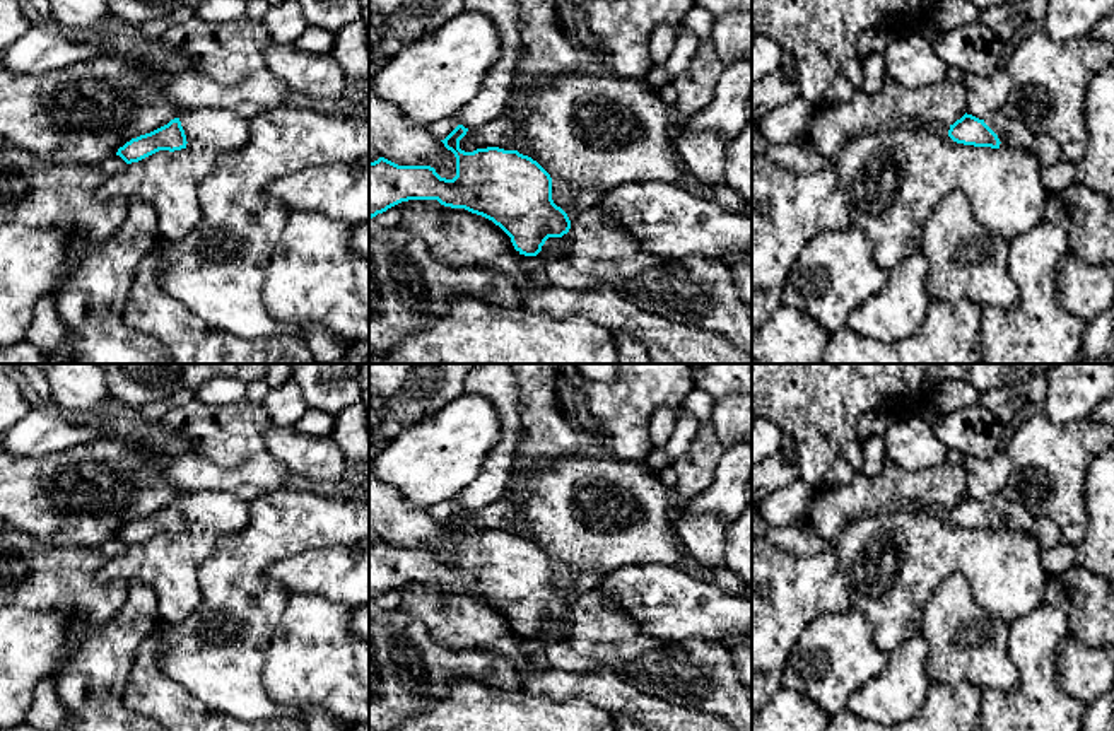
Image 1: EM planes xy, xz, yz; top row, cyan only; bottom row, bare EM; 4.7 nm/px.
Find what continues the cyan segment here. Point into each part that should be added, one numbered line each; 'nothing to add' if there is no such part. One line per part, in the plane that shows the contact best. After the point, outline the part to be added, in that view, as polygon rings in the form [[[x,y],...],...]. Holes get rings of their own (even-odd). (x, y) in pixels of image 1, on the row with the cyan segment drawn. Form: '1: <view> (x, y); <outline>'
1: xy (211, 134); [[[190,109],[179,116],[196,183],[212,174],[219,159],[249,142],[249,120],[231,109]]]

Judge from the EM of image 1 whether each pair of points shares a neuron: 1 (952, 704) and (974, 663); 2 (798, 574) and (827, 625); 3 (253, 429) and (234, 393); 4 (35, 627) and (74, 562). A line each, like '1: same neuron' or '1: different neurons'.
1: different neurons
2: different neurons
3: different neurons
4: different neurons

